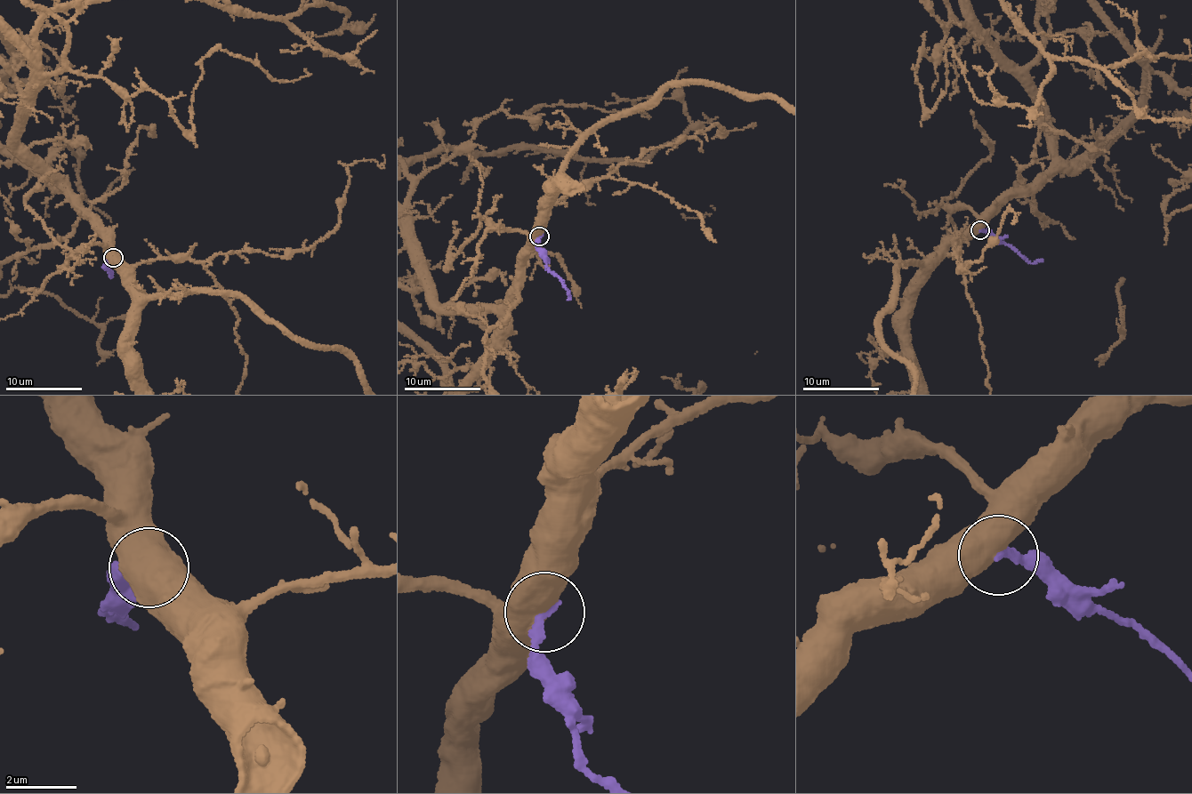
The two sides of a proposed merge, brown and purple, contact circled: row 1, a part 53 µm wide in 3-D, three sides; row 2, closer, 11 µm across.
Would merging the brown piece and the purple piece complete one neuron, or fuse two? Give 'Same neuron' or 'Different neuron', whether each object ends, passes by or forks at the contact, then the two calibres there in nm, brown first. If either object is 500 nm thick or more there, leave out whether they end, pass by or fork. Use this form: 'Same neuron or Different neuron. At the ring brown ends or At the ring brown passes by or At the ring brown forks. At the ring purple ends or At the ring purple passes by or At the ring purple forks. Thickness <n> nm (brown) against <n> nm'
Different neuron. Thickness 750 nm (brown) against 280 nm

